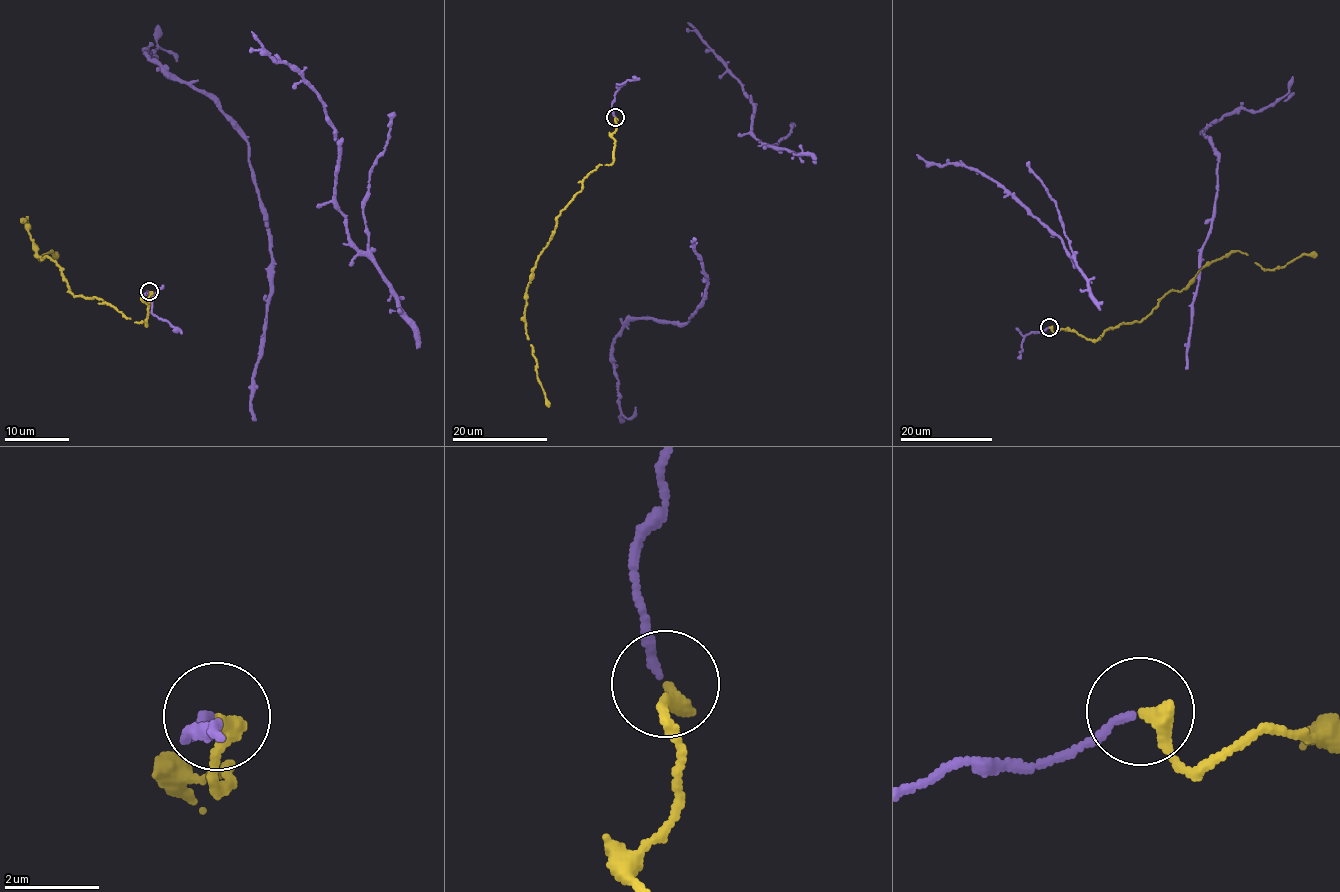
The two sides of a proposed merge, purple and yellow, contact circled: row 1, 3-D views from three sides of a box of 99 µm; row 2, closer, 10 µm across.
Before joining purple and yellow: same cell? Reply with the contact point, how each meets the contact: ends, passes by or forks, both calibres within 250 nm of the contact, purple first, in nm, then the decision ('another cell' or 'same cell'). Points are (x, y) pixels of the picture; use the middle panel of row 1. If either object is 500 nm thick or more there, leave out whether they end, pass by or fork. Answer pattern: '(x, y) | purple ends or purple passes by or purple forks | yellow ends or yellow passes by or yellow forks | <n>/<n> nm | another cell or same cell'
(615, 117) | purple ends | yellow ends | 170/360 nm | same cell

